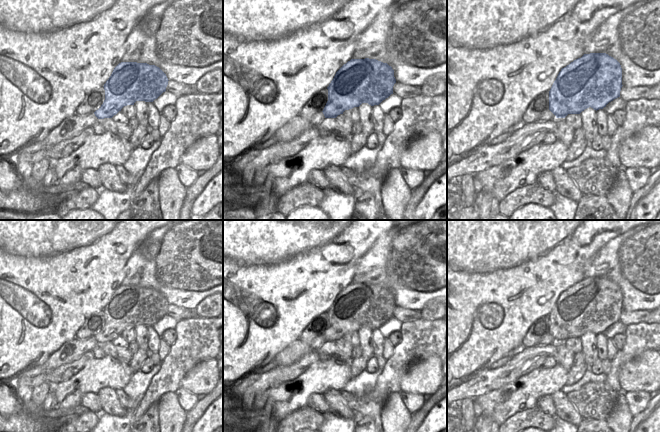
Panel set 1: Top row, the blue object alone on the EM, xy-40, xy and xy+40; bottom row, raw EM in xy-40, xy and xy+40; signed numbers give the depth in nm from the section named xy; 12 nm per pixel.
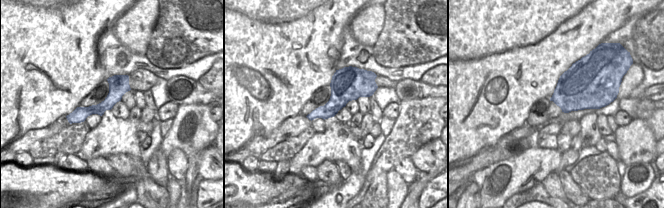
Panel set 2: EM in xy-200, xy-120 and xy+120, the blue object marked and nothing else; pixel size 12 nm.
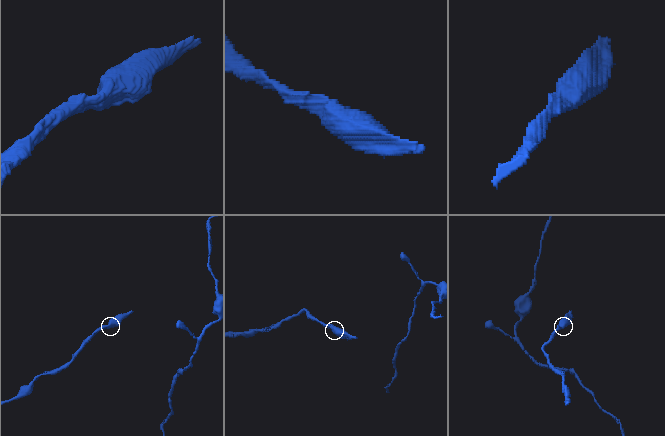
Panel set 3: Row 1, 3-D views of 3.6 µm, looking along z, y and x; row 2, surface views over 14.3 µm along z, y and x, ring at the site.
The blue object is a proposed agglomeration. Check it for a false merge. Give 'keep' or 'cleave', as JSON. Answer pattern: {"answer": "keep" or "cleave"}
{"answer": "cleave"}

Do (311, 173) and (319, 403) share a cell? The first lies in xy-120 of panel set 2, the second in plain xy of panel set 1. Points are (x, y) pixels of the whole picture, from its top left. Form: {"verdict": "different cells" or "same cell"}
{"verdict": "same cell"}

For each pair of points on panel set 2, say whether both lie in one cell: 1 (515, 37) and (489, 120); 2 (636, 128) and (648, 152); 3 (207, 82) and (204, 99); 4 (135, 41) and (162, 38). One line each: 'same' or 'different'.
1: same
2: same
3: different
4: different

